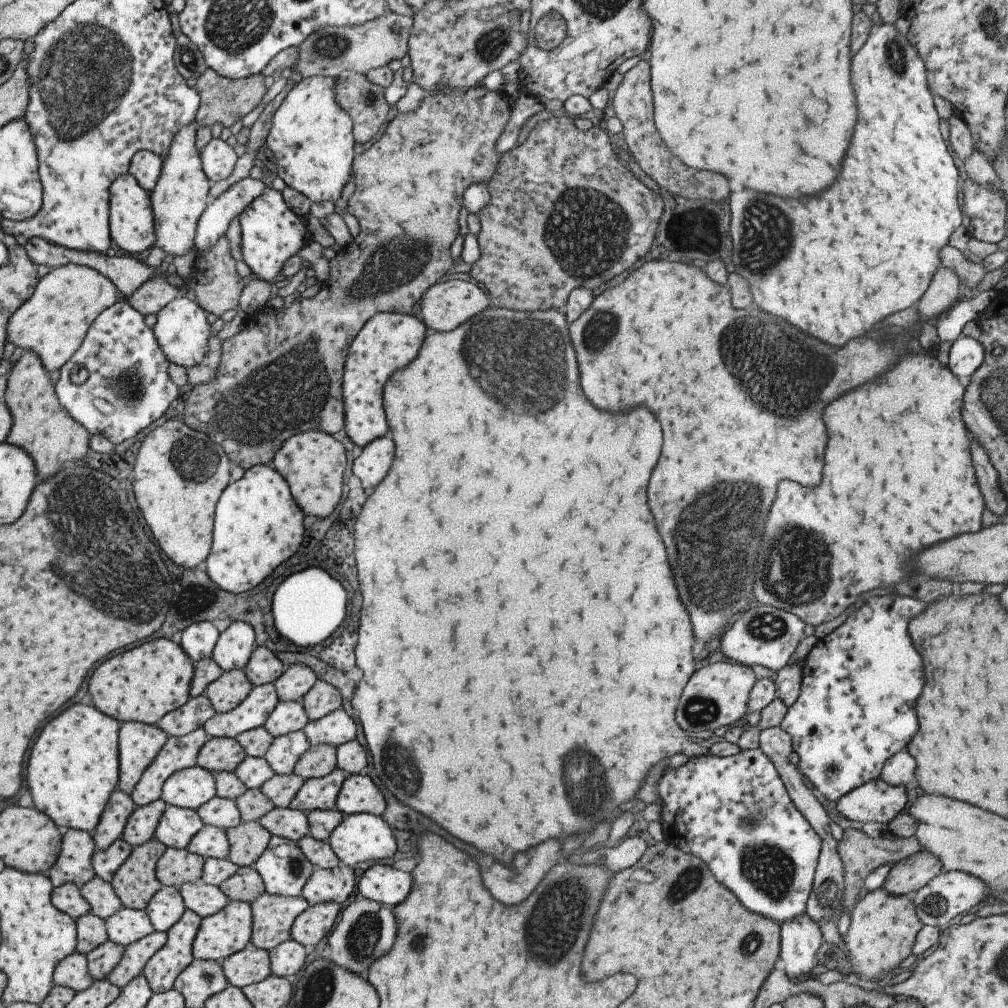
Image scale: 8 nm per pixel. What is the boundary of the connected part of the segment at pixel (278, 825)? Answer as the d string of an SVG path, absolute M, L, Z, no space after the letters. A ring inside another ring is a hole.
M274 807L261 816L258 822L269 832L270 836L296 842L308 835L306 814L288 807Z

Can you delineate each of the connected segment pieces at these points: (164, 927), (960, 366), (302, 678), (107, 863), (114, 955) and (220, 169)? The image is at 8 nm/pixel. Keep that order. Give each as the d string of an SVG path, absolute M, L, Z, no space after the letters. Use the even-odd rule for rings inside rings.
M167 886L157 890L147 902L144 912L149 916L153 931L166 932L185 911L177 888Z
M961 335L949 346L948 370L957 378L969 378L984 360L984 351L978 340Z
M293 664L272 684L279 701L299 701L309 692L316 680L315 674L307 666Z
M117 838L108 848L103 851L95 851L91 856L91 866L94 875L104 882L110 883L117 868L127 860L130 851L127 842Z
M109 940L93 948L85 955L89 976L94 980L106 979L107 974L119 964L119 960L123 956L123 950L125 950L123 946Z
M213 138L199 152L201 170L210 183L226 180L233 172L237 156L223 140Z

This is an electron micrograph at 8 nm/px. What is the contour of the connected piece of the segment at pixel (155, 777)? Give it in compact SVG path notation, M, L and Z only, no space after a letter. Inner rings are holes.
M201 728L179 737L169 736L129 795L134 805L143 807L158 800L162 785L169 776L196 765L197 754L207 739Z

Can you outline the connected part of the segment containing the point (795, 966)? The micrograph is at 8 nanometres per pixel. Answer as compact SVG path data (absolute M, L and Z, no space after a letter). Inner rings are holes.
M807 914L795 916L791 920L785 920L780 928L780 944L778 965L789 979L795 983L803 982L807 978L813 978L812 969L817 965L818 970L823 971L817 958L817 952L822 943L822 934ZM805 975L810 977L805 977Z

